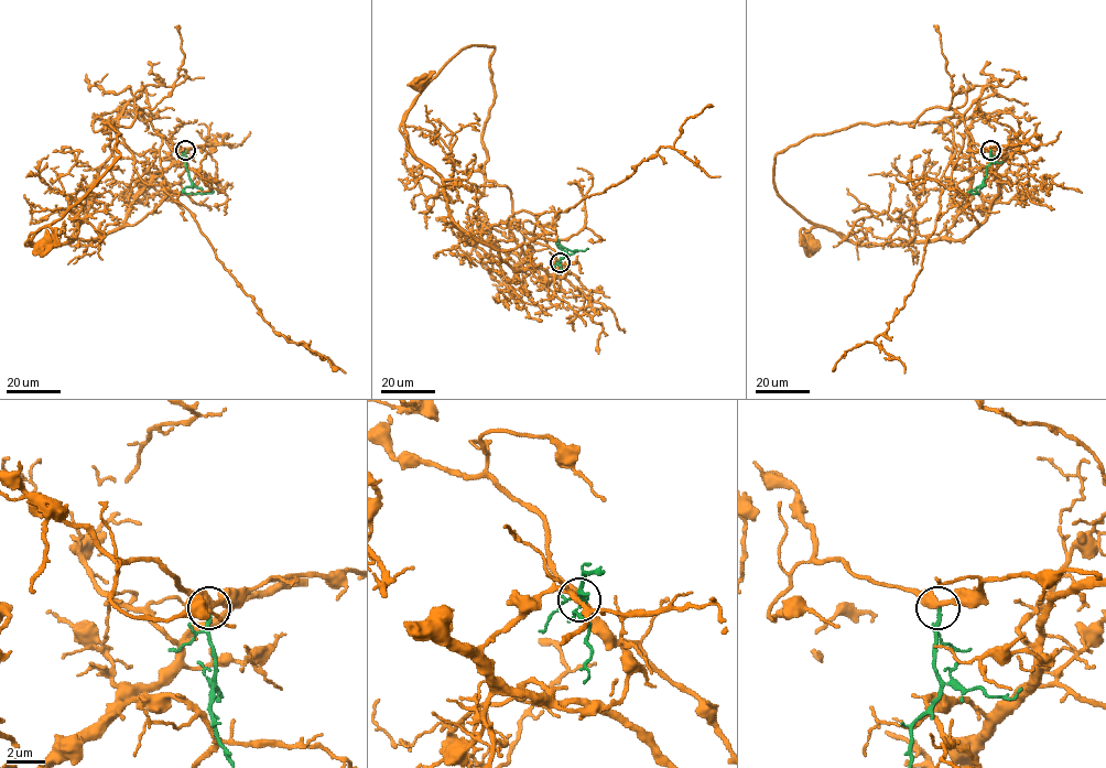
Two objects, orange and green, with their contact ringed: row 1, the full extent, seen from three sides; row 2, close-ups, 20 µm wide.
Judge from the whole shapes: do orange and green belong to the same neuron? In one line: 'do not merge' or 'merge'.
do not merge

